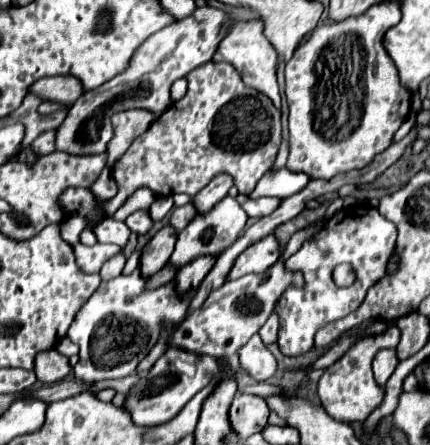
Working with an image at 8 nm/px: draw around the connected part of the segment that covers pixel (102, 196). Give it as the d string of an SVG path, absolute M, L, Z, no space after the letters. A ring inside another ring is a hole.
M108 167L102 169L98 179L92 183L90 191L92 191L94 199L98 199L98 203L104 203L104 201L112 199L118 193L118 185L116 185L116 181L112 177L112 171Z

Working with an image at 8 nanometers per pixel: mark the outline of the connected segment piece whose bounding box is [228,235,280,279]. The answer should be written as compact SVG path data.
M268 235L268 237L260 239L258 243L250 245L236 259L236 265L232 267L228 279L238 279L248 273L264 273L266 269L270 269L276 263L278 257L280 257L280 245L274 235Z

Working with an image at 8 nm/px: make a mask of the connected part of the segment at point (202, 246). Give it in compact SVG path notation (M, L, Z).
M224 197L210 211L198 213L186 225L186 229L178 233L176 249L174 249L172 257L170 257L170 263L184 267L184 263L190 263L192 259L200 257L200 255L220 255L224 249L228 249L228 245L232 245L232 241L236 241L236 237L240 237L240 233L244 231L246 219L248 219L248 215L244 213L244 209L238 205L236 199Z

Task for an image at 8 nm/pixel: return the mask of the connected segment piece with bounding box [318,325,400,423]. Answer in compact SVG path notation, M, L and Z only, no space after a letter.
M392 325L384 335L366 337L366 339L354 343L342 359L338 359L332 367L328 367L324 371L324 375L318 381L318 399L330 417L334 417L338 421L346 421L346 423L364 421L366 415L372 413L372 409L376 409L378 401L382 401L382 387L378 387L374 383L372 359L376 357L376 353L380 349L396 347L398 341L400 341L400 329L396 325Z

